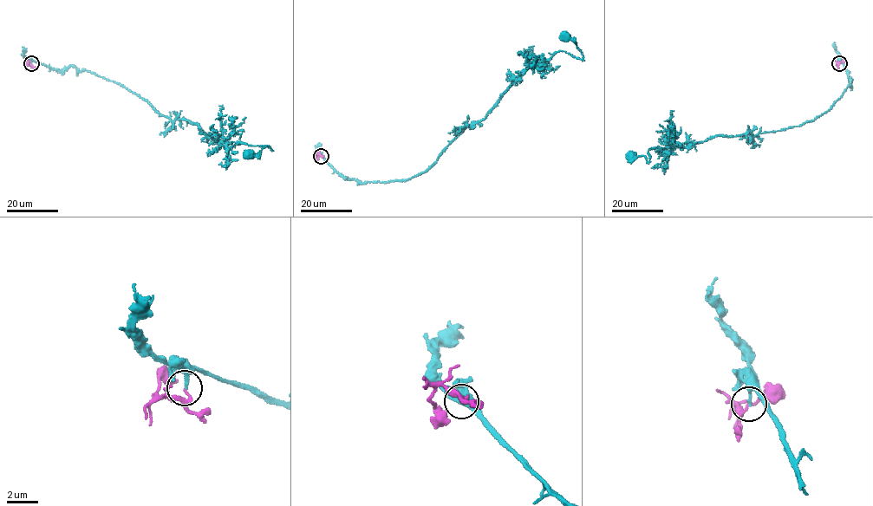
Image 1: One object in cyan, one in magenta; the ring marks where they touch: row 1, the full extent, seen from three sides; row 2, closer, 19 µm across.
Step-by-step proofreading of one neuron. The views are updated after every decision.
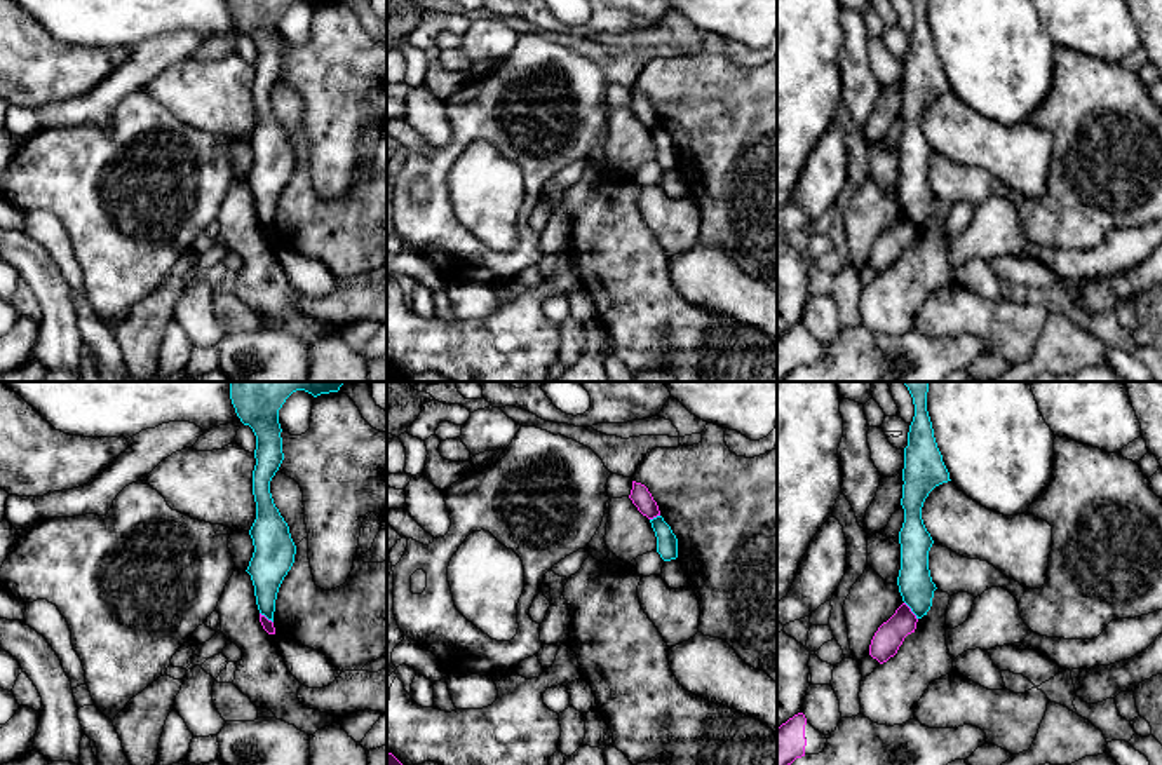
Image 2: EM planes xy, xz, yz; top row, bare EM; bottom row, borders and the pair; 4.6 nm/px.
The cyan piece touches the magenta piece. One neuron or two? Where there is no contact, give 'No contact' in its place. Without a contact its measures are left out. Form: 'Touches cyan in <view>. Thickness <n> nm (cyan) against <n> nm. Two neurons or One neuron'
Touches cyan in yz. Thickness 160 nm (cyan) against 130 nm. Two neurons

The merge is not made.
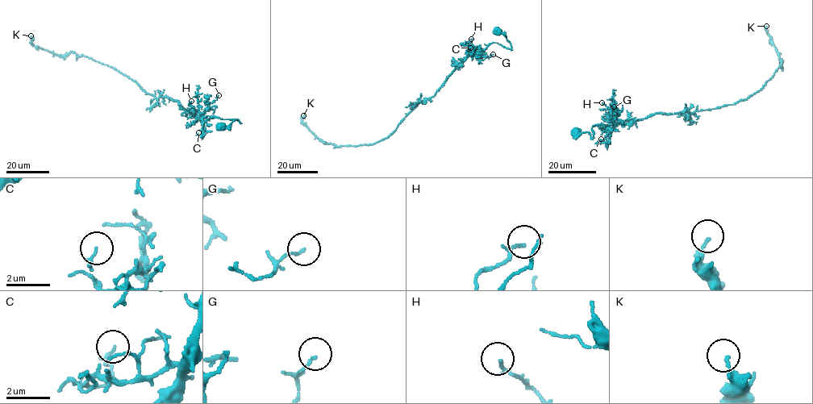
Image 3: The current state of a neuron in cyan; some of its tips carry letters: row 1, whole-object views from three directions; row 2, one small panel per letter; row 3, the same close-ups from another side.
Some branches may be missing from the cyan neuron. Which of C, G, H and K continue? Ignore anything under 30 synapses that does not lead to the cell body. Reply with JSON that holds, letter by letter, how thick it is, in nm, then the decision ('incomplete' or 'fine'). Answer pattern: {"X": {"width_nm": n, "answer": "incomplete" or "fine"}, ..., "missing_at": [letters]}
{"C": {"width_nm": 130, "answer": "fine"}, "G": {"width_nm": 100, "answer": "fine"}, "H": {"width_nm": 130, "answer": "fine"}, "K": {"width_nm": 160, "answer": "fine"}, "missing_at": []}

